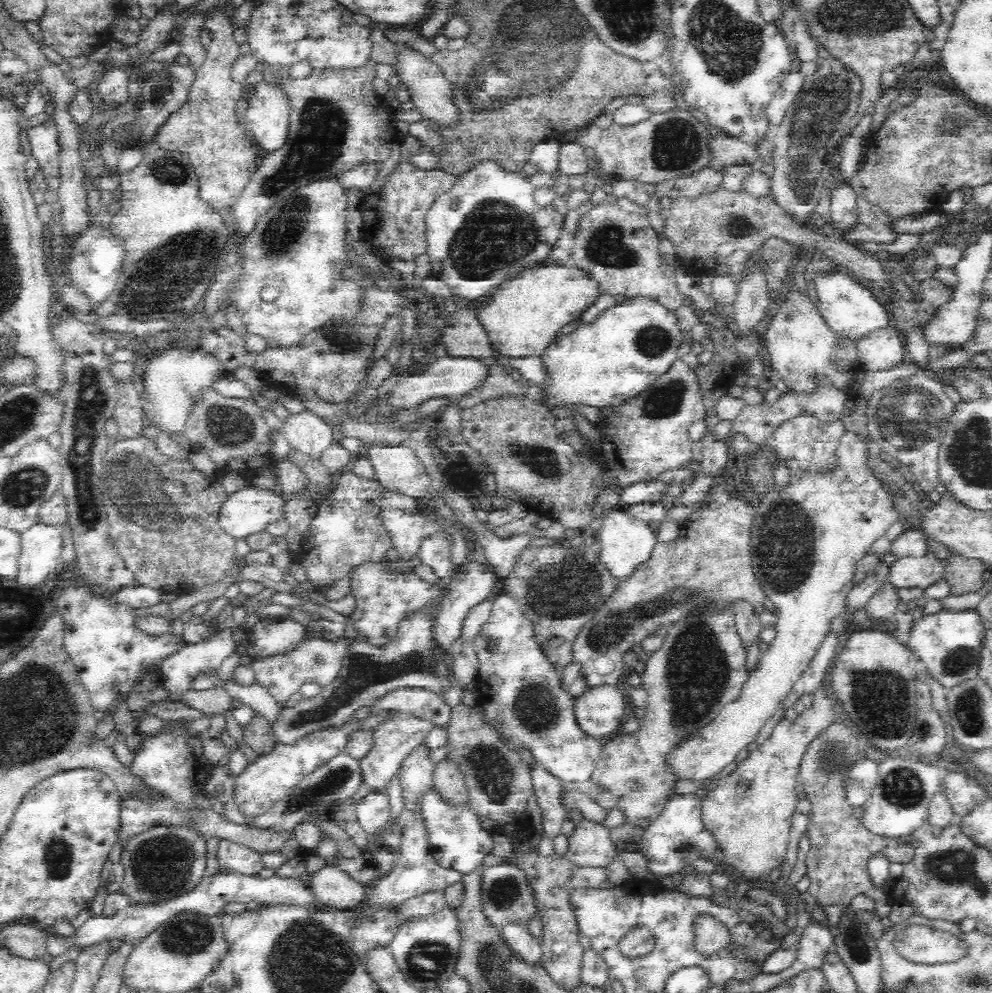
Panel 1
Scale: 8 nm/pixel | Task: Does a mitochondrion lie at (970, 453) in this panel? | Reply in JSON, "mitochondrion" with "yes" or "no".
{"mitochondrion":"yes"}

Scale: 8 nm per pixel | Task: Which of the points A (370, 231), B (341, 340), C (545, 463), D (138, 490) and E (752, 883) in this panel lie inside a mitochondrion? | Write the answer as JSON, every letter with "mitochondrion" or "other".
{"A":"other","B":"mitochondrion","C":"mitochondrion","D":"mitochondrion","E":"other"}

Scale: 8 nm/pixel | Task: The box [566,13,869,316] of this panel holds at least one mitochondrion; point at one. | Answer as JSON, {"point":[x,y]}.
{"point":[820,116]}

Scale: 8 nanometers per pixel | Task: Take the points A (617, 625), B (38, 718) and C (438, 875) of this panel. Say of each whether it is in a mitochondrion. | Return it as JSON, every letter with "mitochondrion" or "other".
{"A":"mitochondrion","B":"mitochondrion","C":"other"}

